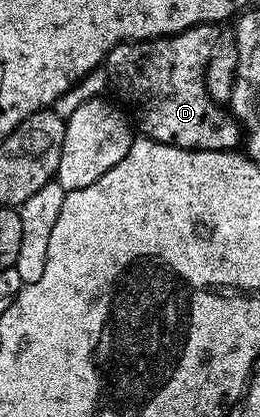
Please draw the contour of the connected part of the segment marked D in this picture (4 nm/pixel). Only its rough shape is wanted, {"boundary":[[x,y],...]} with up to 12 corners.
{"boundary":[[218,27],[105,57],[144,137],[233,152],[242,127],[205,83]]}

